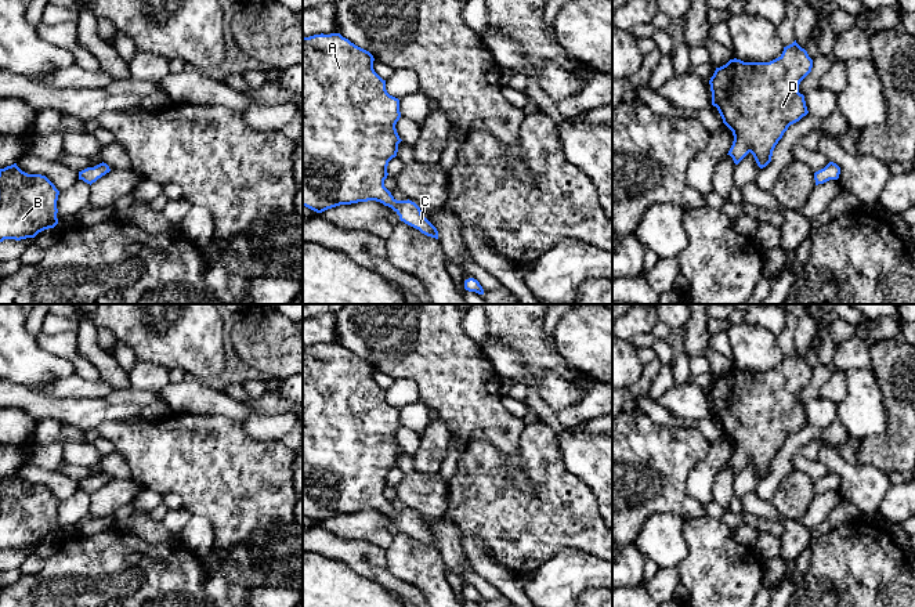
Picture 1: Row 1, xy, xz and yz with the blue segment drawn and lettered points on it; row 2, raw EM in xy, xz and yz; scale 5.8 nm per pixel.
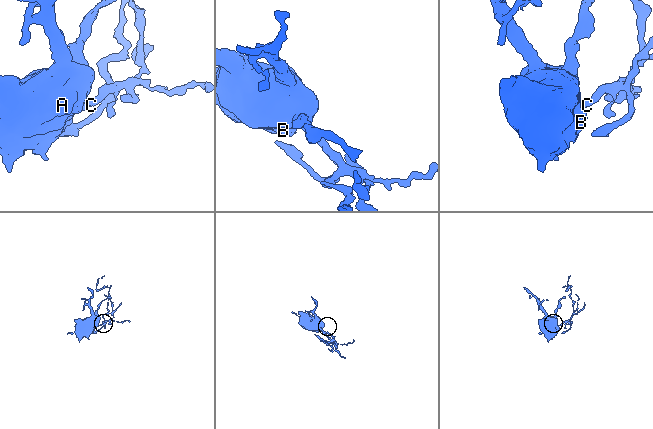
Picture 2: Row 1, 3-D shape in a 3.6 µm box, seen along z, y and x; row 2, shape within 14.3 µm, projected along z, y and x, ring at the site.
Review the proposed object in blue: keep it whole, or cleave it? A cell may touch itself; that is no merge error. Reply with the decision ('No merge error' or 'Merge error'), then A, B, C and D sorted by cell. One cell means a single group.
No merge error. Groups: A B C D

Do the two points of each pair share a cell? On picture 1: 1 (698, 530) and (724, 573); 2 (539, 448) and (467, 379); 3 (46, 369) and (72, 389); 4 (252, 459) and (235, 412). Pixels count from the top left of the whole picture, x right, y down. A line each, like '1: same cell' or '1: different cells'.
1: same cell
2: different cells
3: different cells
4: different cells

